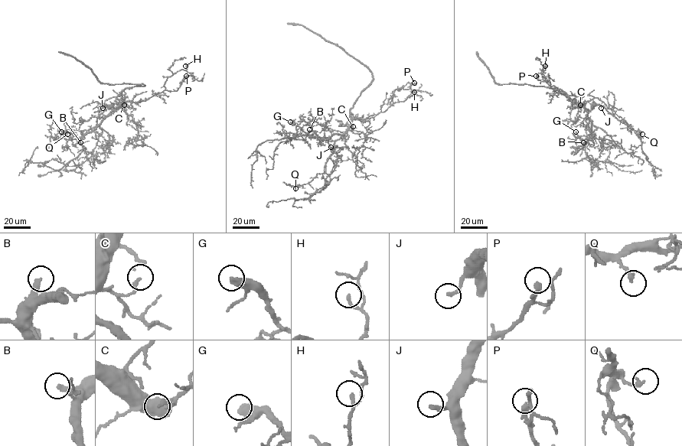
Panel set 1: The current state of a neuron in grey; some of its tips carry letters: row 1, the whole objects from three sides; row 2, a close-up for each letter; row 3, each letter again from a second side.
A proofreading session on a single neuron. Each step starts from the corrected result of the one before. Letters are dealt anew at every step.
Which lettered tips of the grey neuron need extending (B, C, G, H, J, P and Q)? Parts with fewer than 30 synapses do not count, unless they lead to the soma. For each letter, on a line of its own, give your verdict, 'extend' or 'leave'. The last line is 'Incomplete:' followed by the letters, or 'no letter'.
B: extend
C: leave
G: leave
H: leave
J: extend
P: leave
Q: leave
Incomplete: B, J

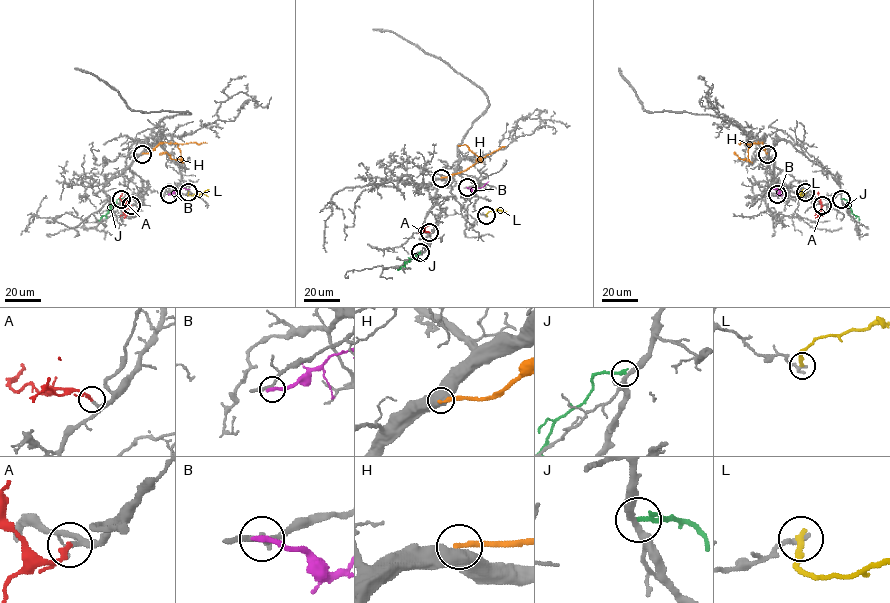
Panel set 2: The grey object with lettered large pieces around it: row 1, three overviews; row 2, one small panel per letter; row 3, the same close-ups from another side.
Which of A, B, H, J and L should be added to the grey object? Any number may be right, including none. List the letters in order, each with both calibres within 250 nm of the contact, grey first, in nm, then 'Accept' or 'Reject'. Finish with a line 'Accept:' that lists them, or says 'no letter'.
A: Thickness 170 nm (grey) against 240 nm. Accept
B: Thickness 200 nm (grey) against 280 nm. Reject
H: Thickness 650 nm (grey) against 240 nm. Reject
J: Thickness 260 nm (grey) against 220 nm. Reject
L: Thickness 280 nm (grey) against 280 nm. Reject
Accept: A

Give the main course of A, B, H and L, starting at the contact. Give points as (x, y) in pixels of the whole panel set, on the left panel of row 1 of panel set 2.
A: (131, 205), (120, 198), (122, 192)
B: (169, 194), (178, 189), (189, 189)
H: (142, 153), (150, 153), (159, 144), (177, 143), (181, 159), (173, 159), (167, 152), (159, 154)
L: (188, 192), (202, 194), (208, 189)

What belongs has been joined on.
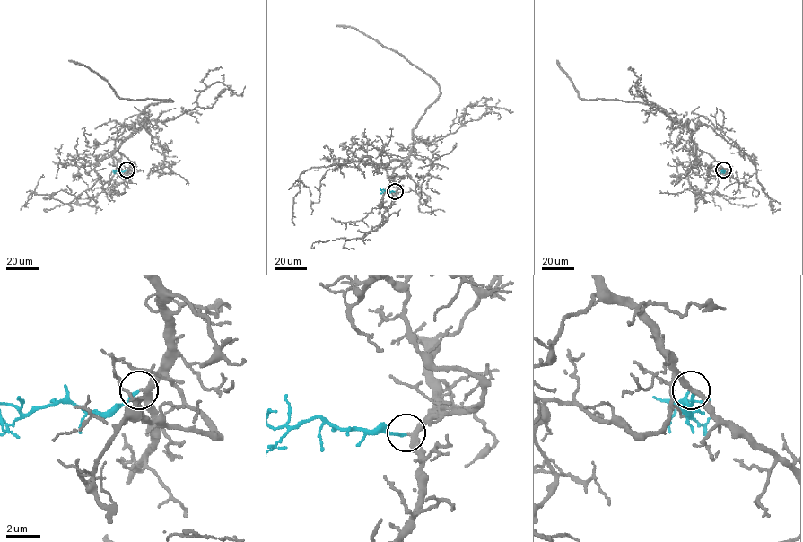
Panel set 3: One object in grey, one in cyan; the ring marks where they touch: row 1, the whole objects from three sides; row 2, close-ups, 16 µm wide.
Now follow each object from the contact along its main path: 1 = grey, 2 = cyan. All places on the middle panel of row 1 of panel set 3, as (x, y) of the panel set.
1: (395, 191), (397, 183), (386, 166), (410, 153), (414, 130), (437, 99), (439, 85), (354, 28), (336, 24)
2: (394, 191), (382, 189)

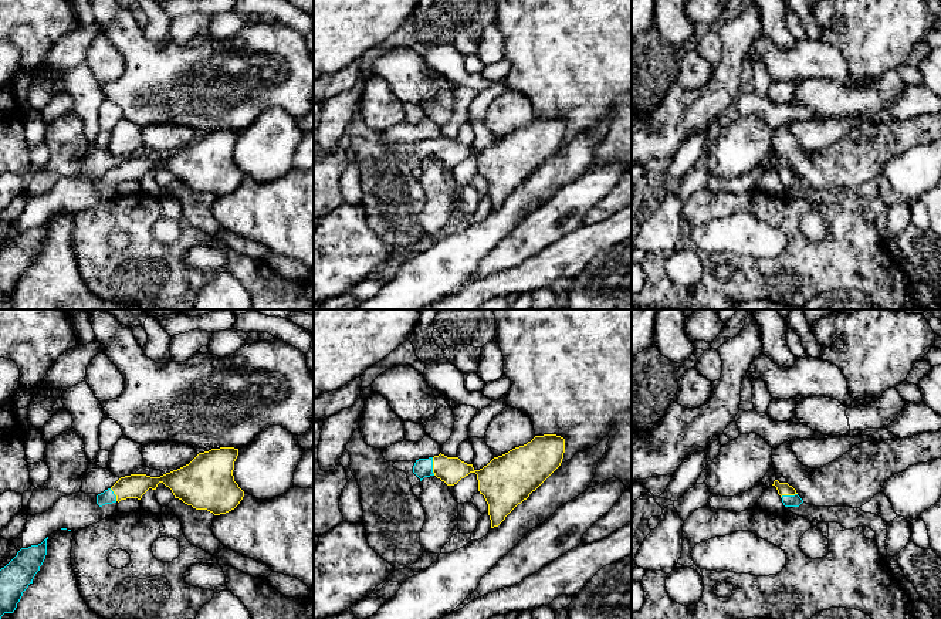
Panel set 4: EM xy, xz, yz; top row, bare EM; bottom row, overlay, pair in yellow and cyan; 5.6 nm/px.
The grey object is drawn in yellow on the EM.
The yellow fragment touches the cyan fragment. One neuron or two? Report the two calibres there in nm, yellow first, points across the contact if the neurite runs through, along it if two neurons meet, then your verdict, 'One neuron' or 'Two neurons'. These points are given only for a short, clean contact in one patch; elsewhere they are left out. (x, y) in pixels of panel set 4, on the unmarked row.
Thickness 150 nm (yellow) against 110 nm. Path across: xz (450, 152), (433, 148), (423, 149). One neuron

